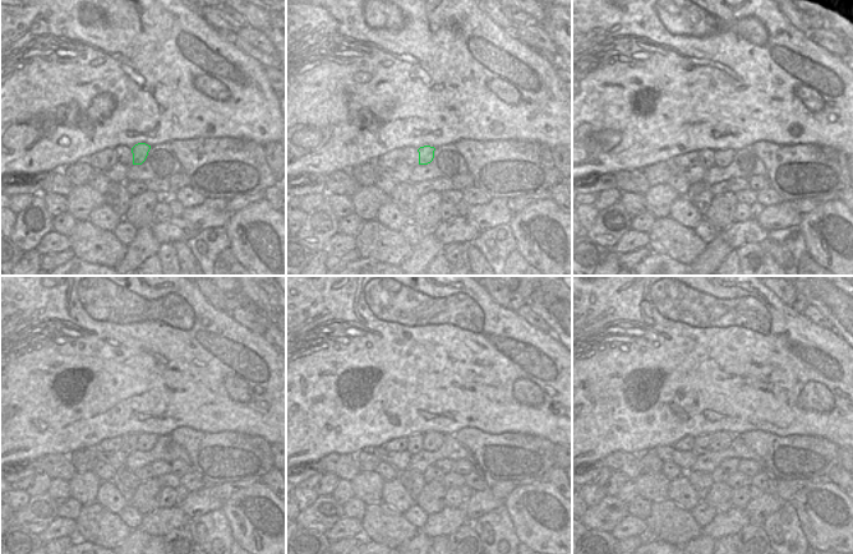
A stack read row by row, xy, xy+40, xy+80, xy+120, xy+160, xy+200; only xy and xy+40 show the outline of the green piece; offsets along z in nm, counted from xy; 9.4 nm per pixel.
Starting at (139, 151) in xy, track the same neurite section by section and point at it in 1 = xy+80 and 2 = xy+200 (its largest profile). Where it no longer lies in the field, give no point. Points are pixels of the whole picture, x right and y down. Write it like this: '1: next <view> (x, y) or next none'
1: next xy+80 (723, 157)
2: next xy+200 (720, 441)

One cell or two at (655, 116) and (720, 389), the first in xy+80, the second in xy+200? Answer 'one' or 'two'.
one

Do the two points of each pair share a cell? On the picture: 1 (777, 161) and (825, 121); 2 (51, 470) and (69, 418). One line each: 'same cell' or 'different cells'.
1: different cells
2: different cells

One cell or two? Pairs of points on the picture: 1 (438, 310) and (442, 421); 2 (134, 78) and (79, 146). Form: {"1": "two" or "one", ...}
{"1": "one", "2": "one"}

